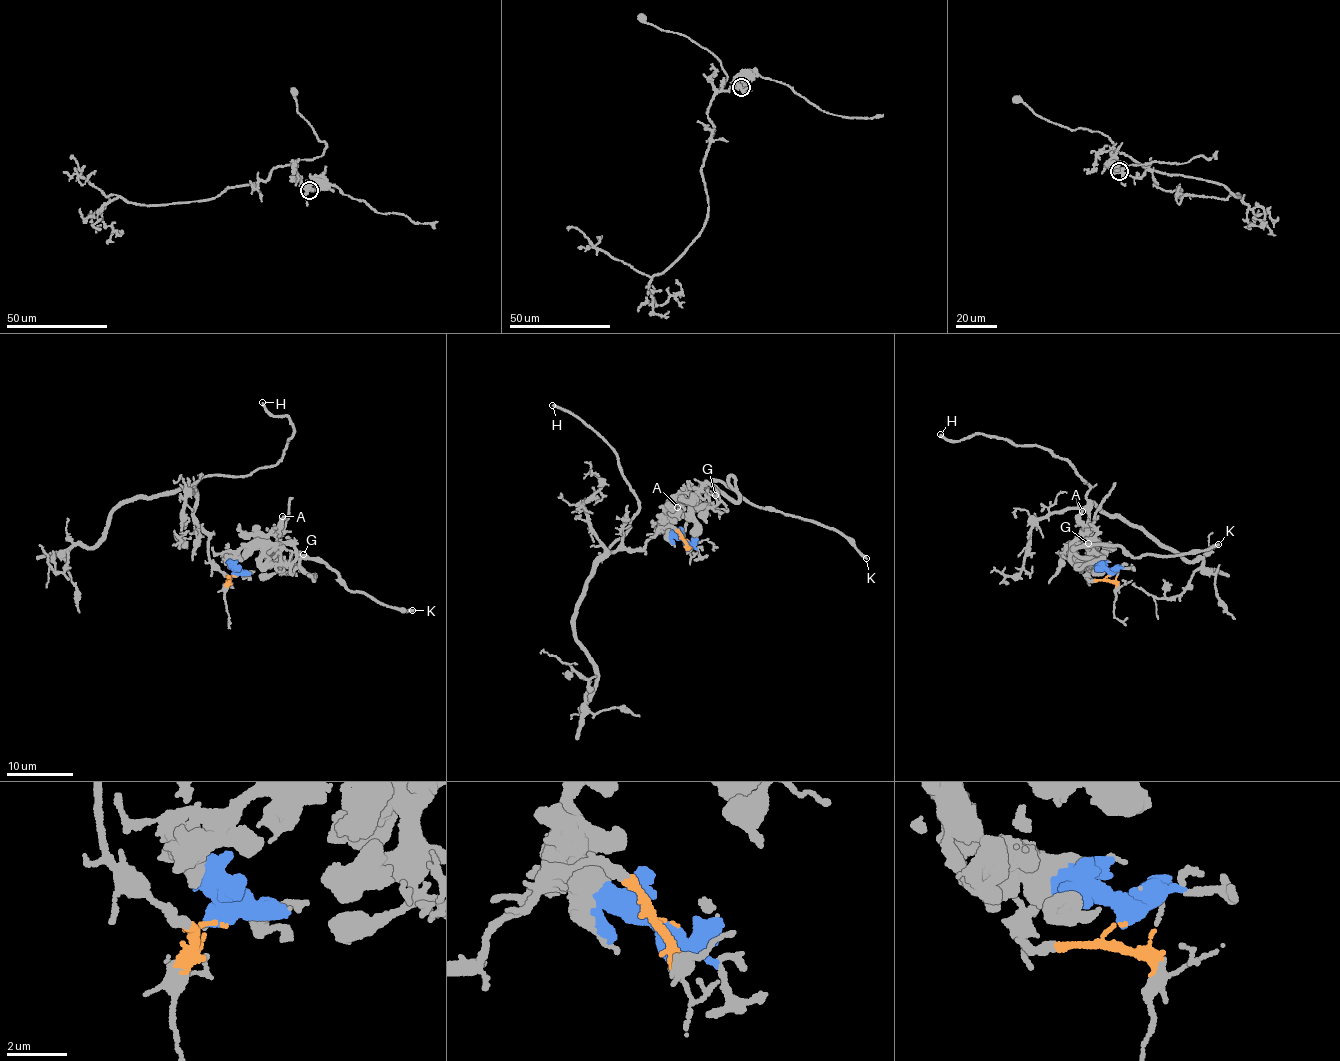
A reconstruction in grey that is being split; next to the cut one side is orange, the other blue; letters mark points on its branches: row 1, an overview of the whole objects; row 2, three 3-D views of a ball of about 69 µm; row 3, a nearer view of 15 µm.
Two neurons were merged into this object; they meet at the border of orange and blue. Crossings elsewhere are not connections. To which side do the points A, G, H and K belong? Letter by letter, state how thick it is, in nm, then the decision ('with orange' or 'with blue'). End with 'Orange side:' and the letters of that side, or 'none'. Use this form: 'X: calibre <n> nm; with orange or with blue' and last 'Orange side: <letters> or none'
A: calibre 260 nm; with blue
G: calibre 110 nm; with blue
H: calibre 200 nm; with orange
K: calibre 260 nm; with blue
Orange side: H

